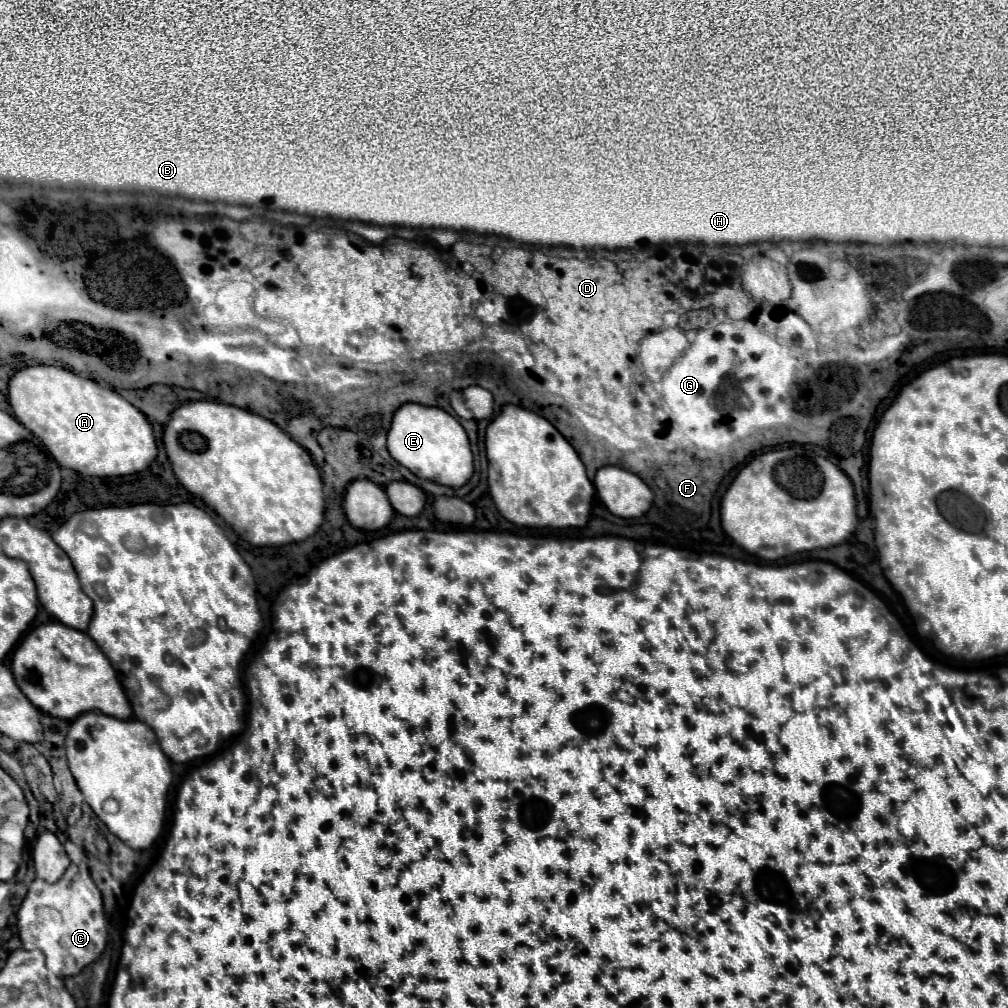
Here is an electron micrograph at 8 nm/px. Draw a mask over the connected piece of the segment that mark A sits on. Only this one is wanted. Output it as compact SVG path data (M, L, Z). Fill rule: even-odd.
M28 366L16 372L8 386L8 402L16 420L42 440L62 468L84 476L128 476L142 472L158 448L146 416L118 392L94 380L80 378L58 366Z

